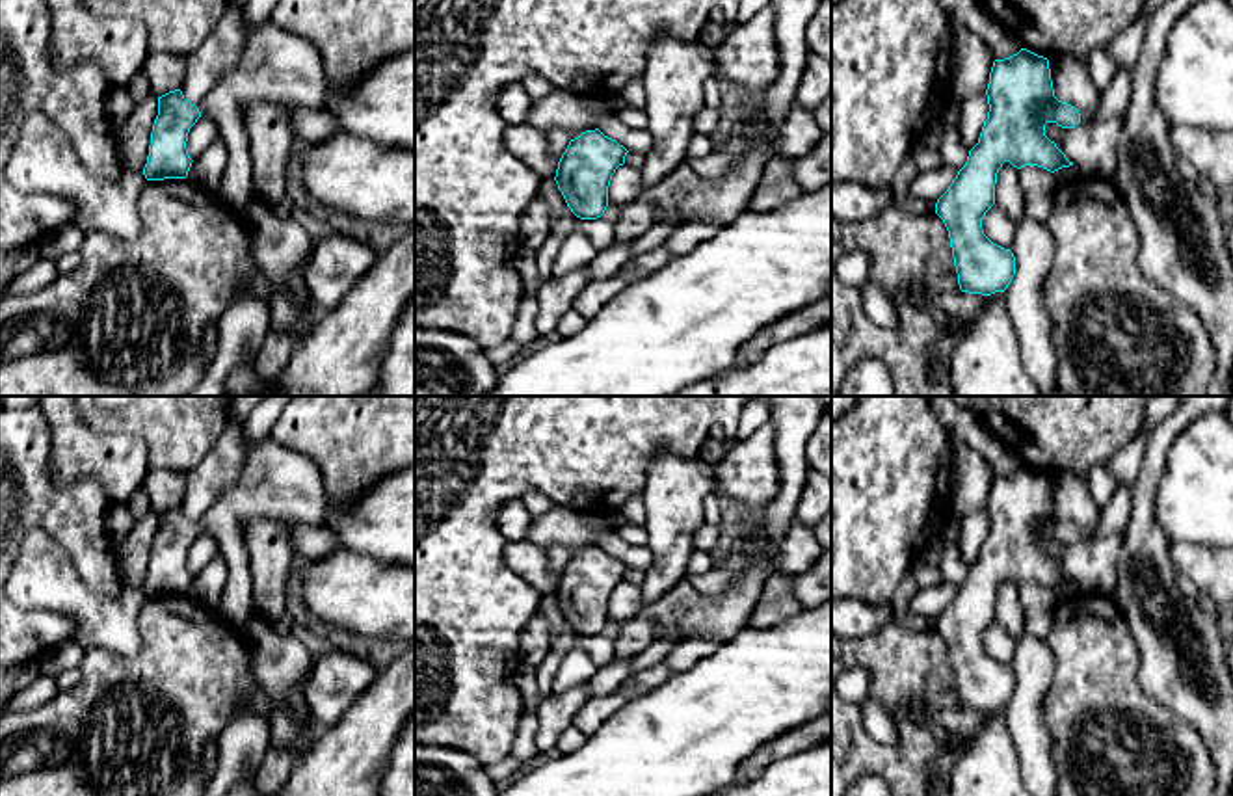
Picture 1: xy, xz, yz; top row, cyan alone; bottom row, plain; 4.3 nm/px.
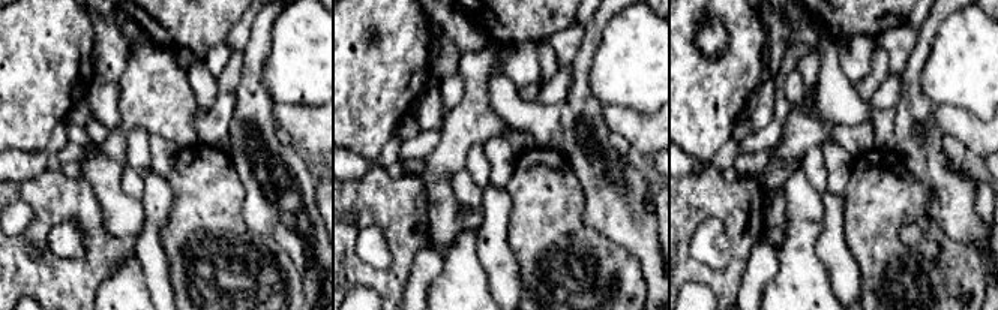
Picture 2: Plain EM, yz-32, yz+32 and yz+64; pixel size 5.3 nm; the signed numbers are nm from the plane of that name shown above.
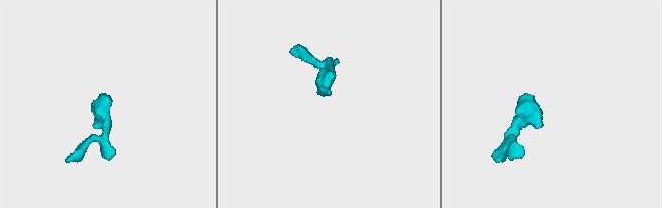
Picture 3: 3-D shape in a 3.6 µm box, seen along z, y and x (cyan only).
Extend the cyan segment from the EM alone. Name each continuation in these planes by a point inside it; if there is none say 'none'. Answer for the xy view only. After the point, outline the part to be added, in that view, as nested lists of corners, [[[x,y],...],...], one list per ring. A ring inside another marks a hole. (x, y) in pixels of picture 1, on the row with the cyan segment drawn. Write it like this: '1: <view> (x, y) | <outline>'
1: xy (276, 66) | [[[270,20],[249,30],[236,69],[221,78],[199,102],[229,151],[229,164],[216,193],[234,212],[253,201],[253,158],[245,130],[245,110],[253,102],[322,108],[329,80],[318,48],[305,37]]]

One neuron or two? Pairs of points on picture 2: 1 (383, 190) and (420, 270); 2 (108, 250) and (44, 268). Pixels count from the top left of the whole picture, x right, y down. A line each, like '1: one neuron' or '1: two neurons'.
1: two neurons
2: one neuron

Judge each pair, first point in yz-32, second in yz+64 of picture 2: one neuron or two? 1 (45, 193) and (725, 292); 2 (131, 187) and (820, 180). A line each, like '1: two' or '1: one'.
1: one
2: two

